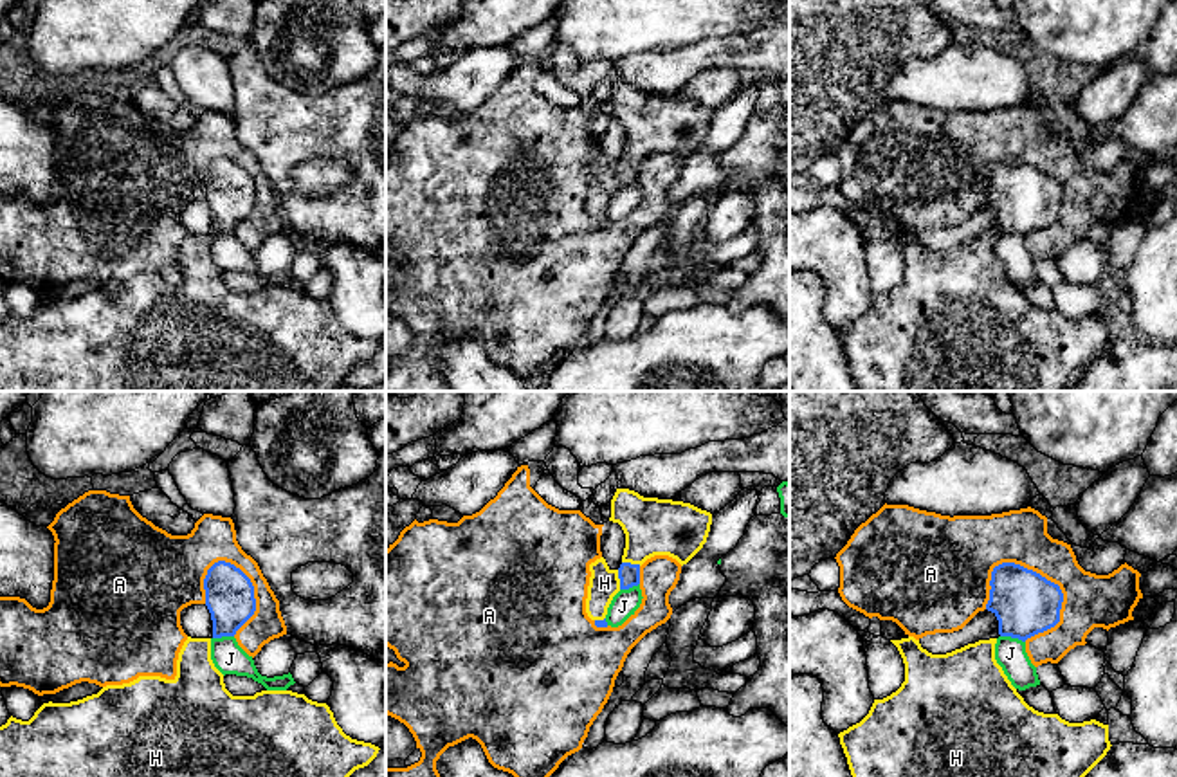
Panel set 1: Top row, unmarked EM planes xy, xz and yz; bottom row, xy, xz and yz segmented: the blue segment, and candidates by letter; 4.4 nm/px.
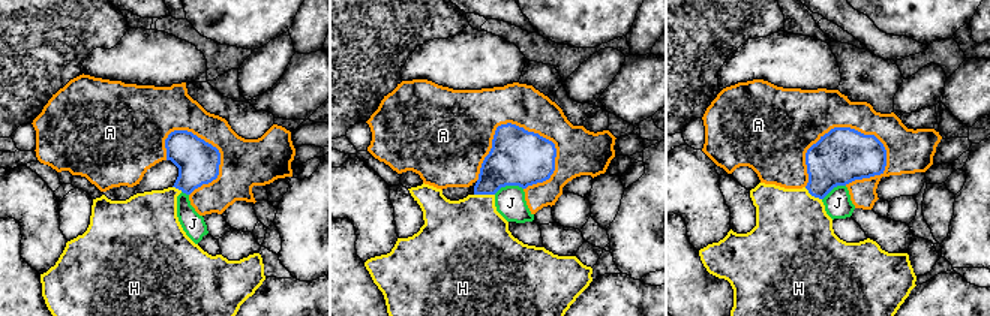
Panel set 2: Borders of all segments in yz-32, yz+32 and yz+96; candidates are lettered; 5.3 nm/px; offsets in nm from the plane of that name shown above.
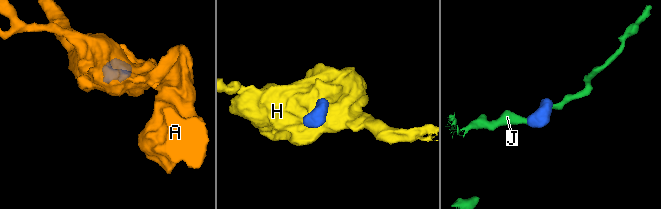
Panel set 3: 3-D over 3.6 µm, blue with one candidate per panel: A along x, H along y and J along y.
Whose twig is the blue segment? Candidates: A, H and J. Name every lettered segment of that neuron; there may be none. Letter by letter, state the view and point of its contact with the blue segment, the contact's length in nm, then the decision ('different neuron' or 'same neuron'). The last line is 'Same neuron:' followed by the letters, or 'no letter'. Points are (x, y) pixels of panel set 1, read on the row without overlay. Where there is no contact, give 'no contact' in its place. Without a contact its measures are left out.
A: contact yz (1062, 190); length 400 nm; different neuron
H: contact xz (619, 173); length 90 nm; same neuron
J: contact yz (1013, 233); length 120 nm; different neuron
Same neuron: H

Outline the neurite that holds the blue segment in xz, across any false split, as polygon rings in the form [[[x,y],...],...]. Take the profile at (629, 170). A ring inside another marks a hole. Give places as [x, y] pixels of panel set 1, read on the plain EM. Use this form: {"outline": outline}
{"outline": [[[616,85],[609,117],[622,123],[625,144],[618,166],[611,166],[604,153],[589,160],[586,209],[597,224],[607,224],[613,193],[640,180],[640,162],[647,155],[669,151],[687,160],[707,139],[712,110],[690,99]]]}

